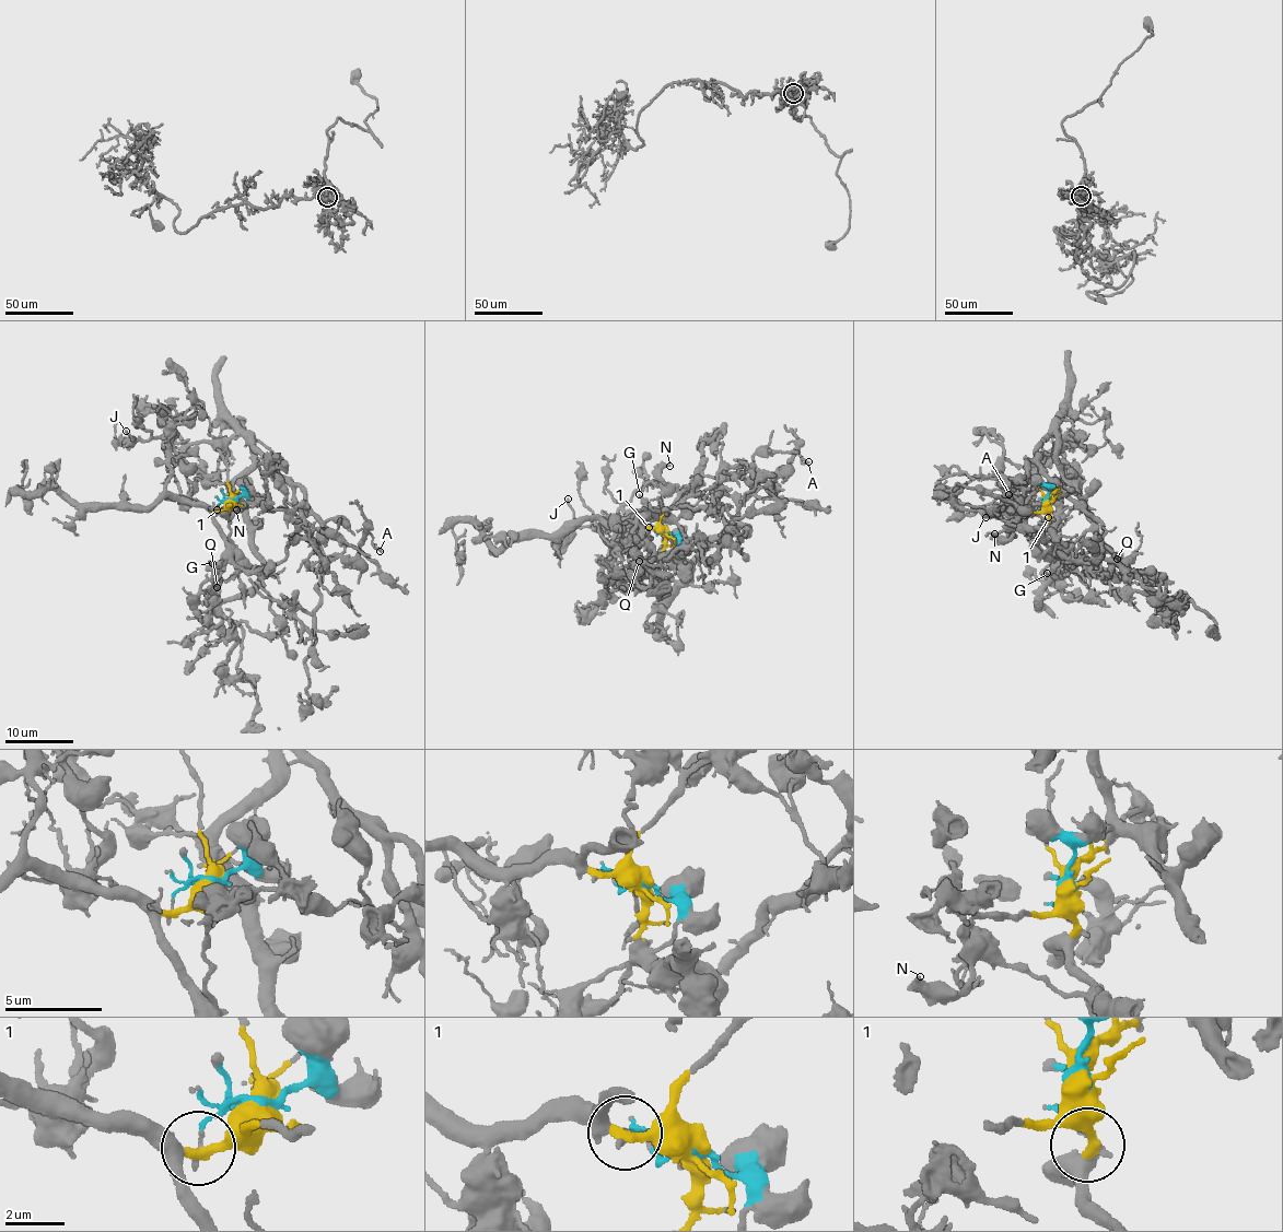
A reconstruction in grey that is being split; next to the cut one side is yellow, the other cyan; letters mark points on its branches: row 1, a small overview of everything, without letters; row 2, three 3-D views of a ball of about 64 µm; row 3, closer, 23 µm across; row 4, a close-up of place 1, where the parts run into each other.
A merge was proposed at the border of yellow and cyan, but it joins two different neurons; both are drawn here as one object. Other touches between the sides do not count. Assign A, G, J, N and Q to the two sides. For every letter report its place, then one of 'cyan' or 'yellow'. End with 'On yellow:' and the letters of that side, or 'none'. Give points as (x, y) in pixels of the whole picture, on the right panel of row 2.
A: place (1009, 494); cyan
G: place (1047, 573); yellow
J: place (986, 517); yellow
N: place (994, 534); yellow
Q: place (1117, 559); cyan
On yellow: G, J, N

